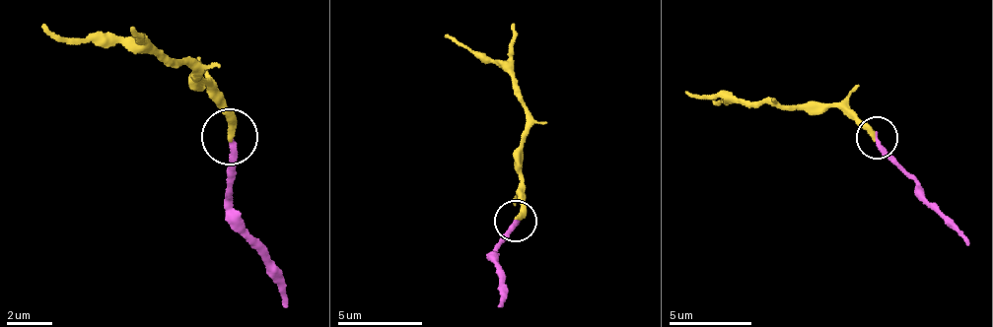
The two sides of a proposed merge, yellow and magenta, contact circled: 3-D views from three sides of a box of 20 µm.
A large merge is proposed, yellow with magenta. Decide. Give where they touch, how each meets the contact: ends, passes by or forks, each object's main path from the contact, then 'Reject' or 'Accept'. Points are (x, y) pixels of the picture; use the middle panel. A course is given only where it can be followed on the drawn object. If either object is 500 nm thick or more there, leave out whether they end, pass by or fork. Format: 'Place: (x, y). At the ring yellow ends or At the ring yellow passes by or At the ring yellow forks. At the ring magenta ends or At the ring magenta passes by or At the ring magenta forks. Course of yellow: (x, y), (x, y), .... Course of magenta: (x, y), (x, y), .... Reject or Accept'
Place: (516, 221). At the ring yellow ends. At the ring magenta ends. Course of yellow: (517, 218), (527, 105), (519, 85), (505, 70), (453, 42), (449, 36). Course of magenta: (517, 222), (492, 260), (502, 307). Accept

